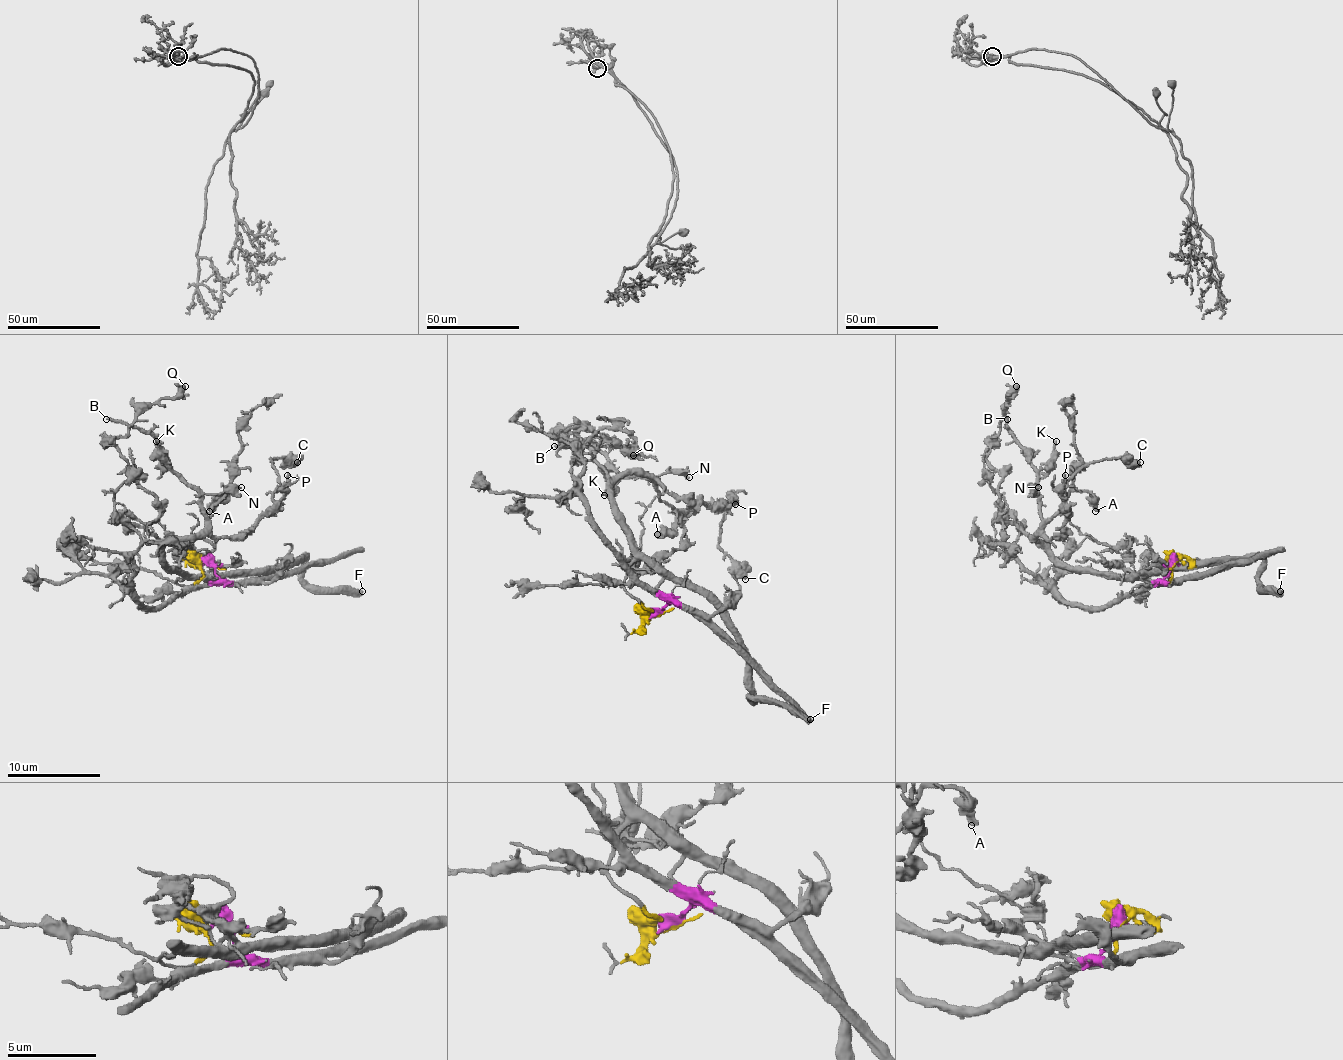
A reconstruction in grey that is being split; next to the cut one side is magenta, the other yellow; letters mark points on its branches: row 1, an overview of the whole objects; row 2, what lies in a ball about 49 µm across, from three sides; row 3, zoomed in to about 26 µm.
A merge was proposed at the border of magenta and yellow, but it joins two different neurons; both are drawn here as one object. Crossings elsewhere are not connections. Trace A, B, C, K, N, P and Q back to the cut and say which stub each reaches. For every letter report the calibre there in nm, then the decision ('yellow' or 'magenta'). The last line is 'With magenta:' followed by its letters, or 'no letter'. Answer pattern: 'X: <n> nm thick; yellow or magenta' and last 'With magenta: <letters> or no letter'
A: 440 nm thick; yellow
B: 240 nm thick; yellow
C: 600 nm thick; yellow
K: 190 nm thick; yellow
N: 360 nm thick; yellow
P: 190 nm thick; yellow
Q: 400 nm thick; yellow
With magenta: no letter

